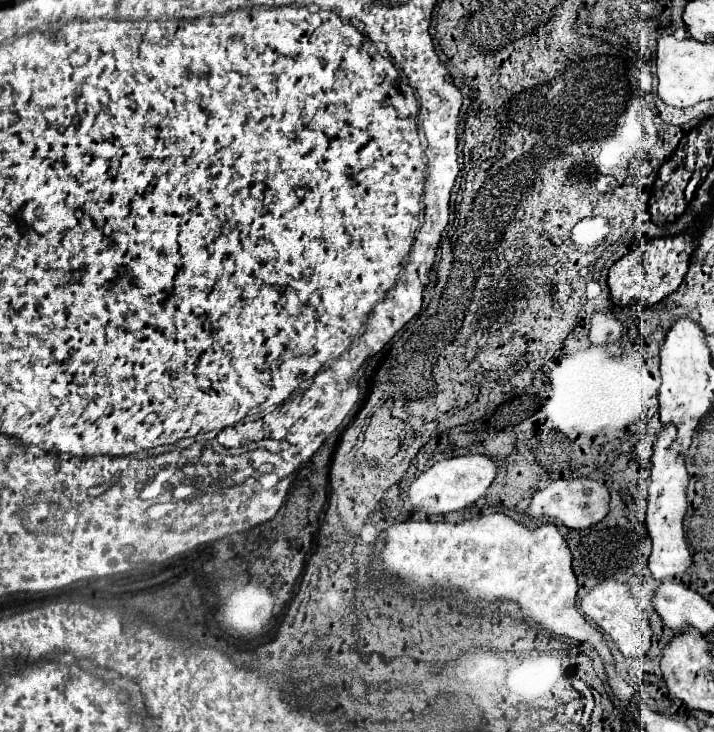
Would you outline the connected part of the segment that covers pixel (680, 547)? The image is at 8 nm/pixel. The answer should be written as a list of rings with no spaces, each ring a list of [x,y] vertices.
[[[672,424],[662,426],[658,438],[654,442],[652,466],[650,466],[650,488],[648,488],[648,508],[646,508],[646,526],[648,536],[652,540],[652,554],[650,554],[650,572],[654,580],[662,582],[668,576],[678,576],[686,568],[692,566],[692,556],[688,550],[688,542],[684,538],[682,520],[688,508],[686,502],[686,484],[688,472],[684,468],[684,456],[670,448],[676,438],[676,428]]]

